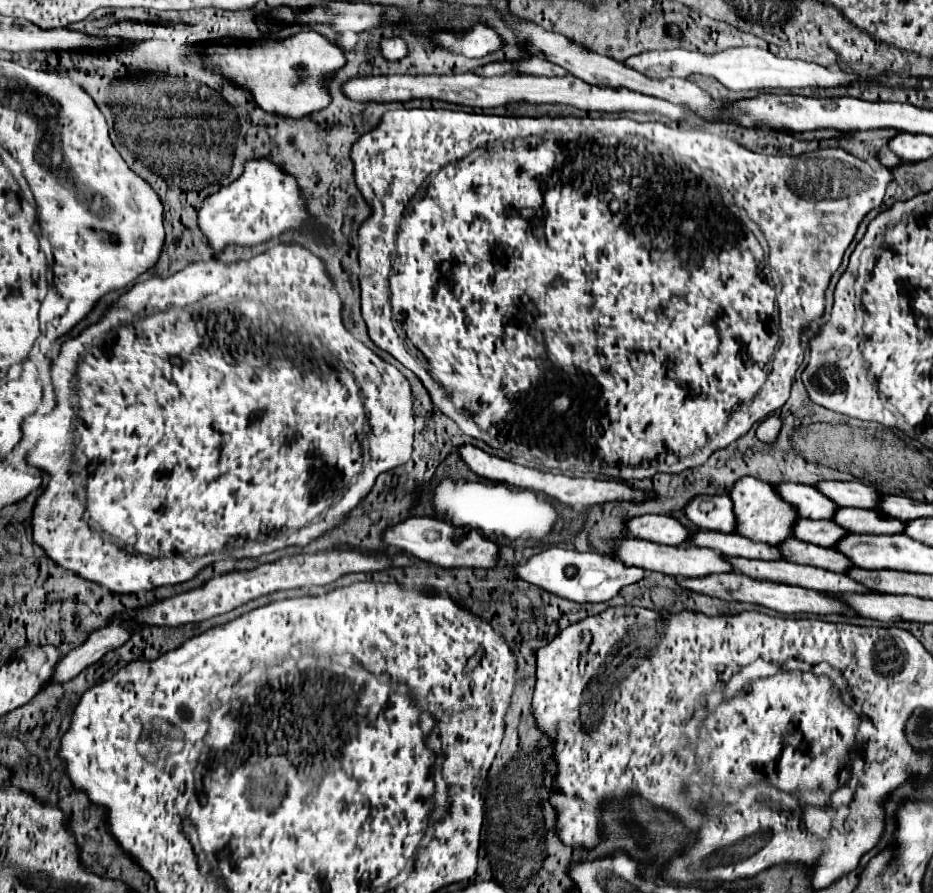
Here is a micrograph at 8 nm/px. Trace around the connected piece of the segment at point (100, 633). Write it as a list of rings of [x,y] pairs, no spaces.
[[[125,623],[125,629],[121,629],[121,625],[107,625],[107,627],[101,627],[101,629],[93,631],[93,633],[87,637],[85,643],[81,643],[79,647],[71,649],[65,657],[61,657],[61,661],[59,661],[57,669],[55,669],[55,673],[51,675],[51,683],[65,683],[65,681],[75,679],[83,669],[87,669],[89,665],[97,663],[107,651],[121,647],[121,645],[131,637],[129,631],[131,631],[131,627],[127,627],[127,623]]]

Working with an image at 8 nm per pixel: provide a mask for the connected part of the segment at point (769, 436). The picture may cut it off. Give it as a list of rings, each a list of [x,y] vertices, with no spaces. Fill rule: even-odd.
[[[771,415],[757,427],[757,439],[763,441],[763,443],[775,443],[777,435],[779,435],[779,429],[781,429],[779,415]]]

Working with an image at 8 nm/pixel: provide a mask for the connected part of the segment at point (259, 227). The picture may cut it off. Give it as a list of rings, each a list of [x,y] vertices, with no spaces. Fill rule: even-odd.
[[[267,159],[247,161],[243,175],[205,199],[199,211],[199,227],[207,235],[211,247],[221,251],[225,245],[259,245],[287,229],[305,229],[305,199],[295,177],[283,173]]]

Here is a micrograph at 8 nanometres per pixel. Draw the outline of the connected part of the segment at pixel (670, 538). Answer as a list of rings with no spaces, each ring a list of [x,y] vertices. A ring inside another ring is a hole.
[[[669,515],[635,517],[633,521],[627,521],[627,527],[631,537],[647,539],[663,545],[675,545],[675,547],[687,543],[691,537],[691,533],[675,517]]]

